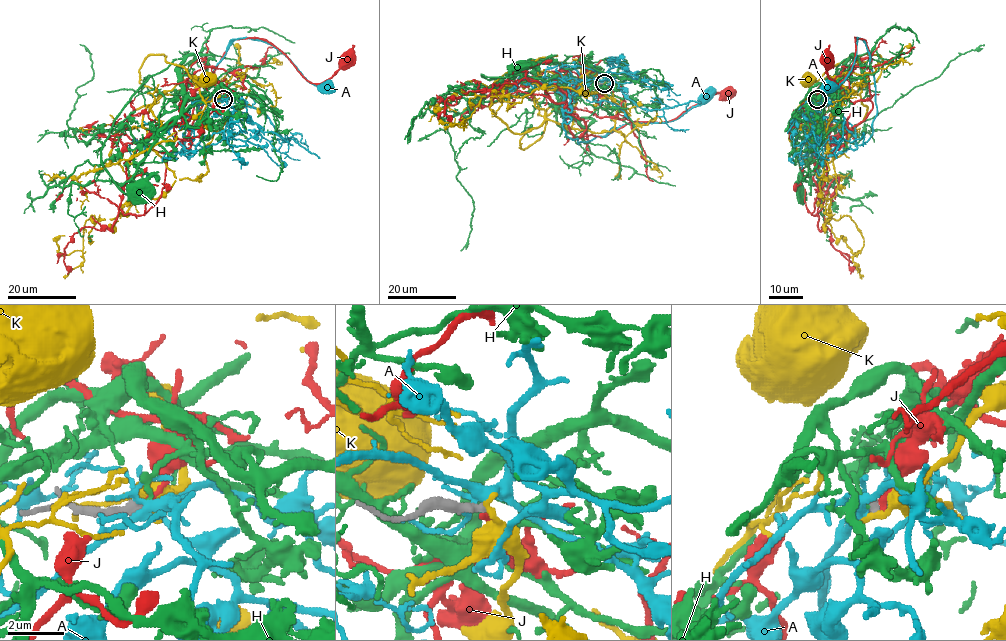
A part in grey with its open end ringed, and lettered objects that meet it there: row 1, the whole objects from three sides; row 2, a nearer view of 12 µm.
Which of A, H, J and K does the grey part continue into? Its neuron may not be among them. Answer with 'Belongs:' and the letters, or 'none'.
Belongs: none

